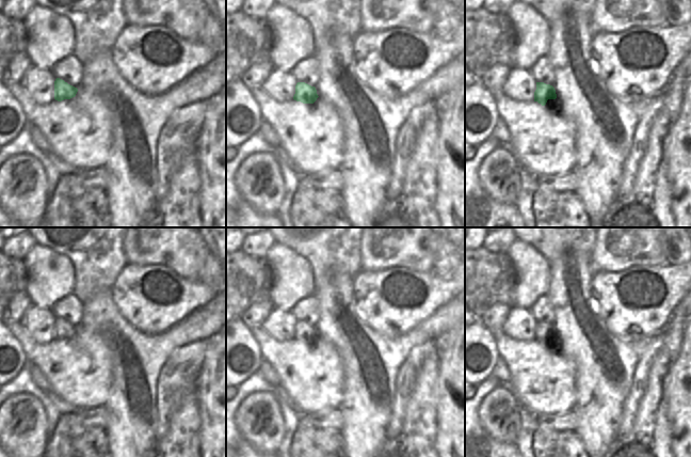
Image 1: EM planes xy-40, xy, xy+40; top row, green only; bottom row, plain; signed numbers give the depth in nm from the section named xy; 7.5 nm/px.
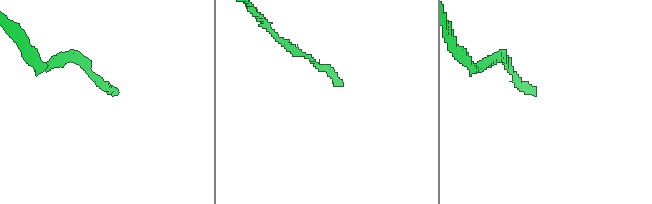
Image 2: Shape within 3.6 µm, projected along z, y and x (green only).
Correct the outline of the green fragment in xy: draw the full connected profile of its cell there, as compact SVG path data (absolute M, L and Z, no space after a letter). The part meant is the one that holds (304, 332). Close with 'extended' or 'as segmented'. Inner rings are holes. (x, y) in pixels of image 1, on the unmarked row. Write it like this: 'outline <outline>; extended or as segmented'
outline M298 321L293 338L303 343L314 343L318 337L317 329L305 321Z; as segmented

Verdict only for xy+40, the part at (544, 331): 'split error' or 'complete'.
split error

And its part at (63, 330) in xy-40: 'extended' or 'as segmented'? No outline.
as segmented

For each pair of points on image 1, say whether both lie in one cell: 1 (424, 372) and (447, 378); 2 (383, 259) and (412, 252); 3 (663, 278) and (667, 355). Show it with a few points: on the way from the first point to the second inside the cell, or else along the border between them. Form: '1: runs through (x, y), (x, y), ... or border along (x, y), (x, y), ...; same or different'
1: border along (448, 352), (438, 363), (435, 400); different
2: runs through (390, 252), (404, 252); same
3: border along (678, 306), (667, 328), (659, 335); different

